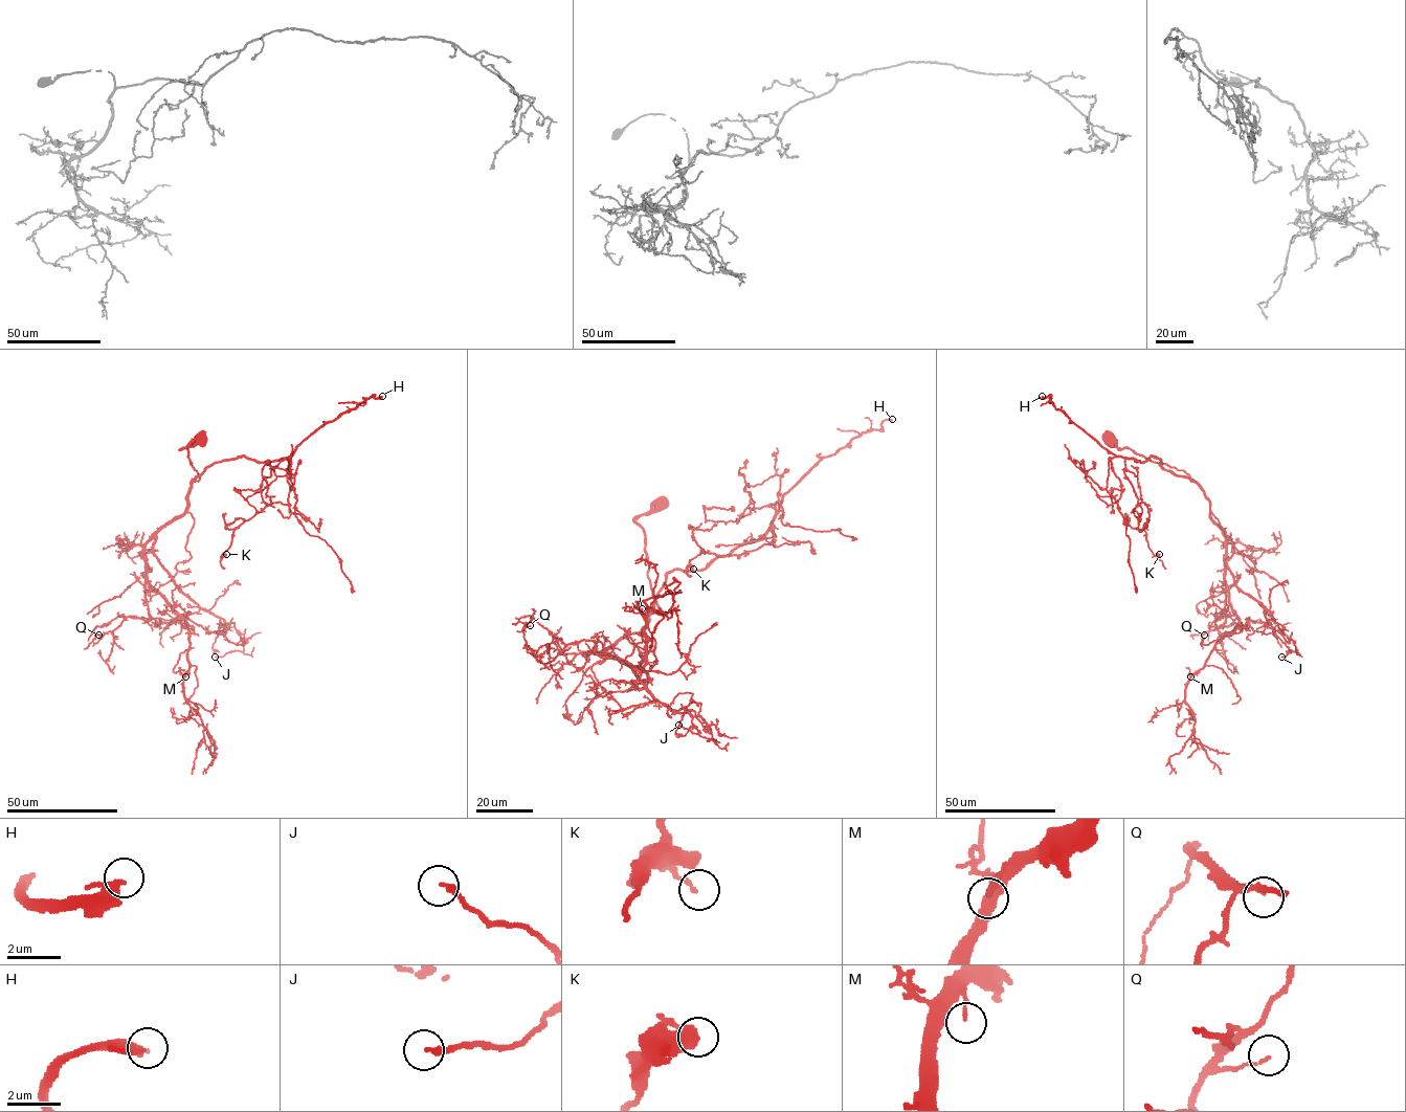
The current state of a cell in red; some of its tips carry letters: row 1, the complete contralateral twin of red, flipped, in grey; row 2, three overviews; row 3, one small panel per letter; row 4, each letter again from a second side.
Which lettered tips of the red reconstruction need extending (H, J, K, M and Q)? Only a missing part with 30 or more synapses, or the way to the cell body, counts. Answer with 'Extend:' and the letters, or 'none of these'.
Extend: H

